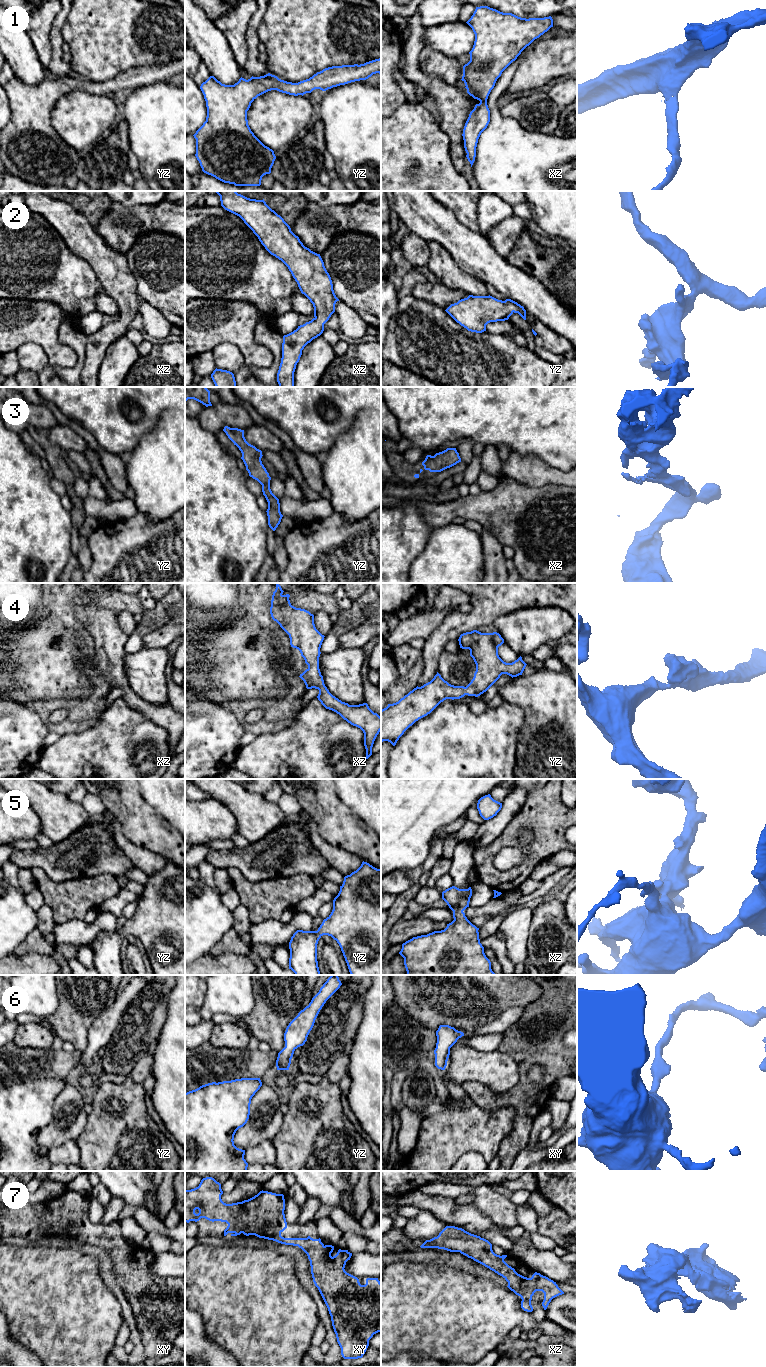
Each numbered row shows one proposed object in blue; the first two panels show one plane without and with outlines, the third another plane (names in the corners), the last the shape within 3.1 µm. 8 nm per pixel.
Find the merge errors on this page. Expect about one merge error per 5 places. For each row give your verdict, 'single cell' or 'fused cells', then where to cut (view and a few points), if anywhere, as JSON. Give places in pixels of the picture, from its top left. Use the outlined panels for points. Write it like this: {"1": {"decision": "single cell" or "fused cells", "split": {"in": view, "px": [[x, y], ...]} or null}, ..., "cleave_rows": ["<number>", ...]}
{"1": {"decision": "single cell", "split": null}, "2": {"decision": "single cell", "split": null}, "3": {"decision": "single cell", "split": null}, "4": {"decision": "single cell", "split": null}, "5": {"decision": "single cell", "split": null}, "6": {"decision": "single cell", "split": null}, "7": {"decision": "single cell", "split": null}, "cleave_rows": []}

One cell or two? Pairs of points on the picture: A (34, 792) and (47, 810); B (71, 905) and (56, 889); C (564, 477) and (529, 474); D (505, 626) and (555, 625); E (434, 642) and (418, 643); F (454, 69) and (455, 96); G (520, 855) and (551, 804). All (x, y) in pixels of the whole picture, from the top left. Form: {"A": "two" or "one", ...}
{"A": "one", "B": "one", "C": "one", "D": "one", "E": "two", "F": "two", "G": "two"}

